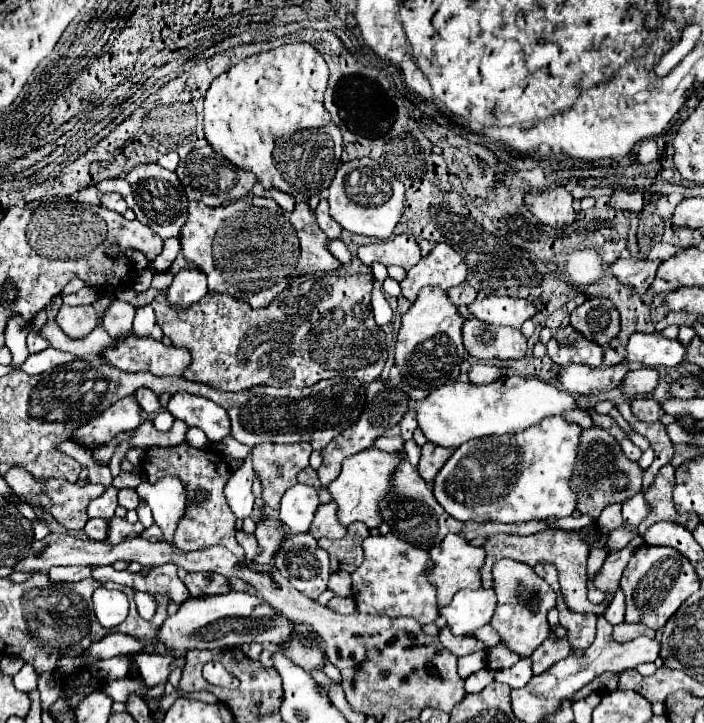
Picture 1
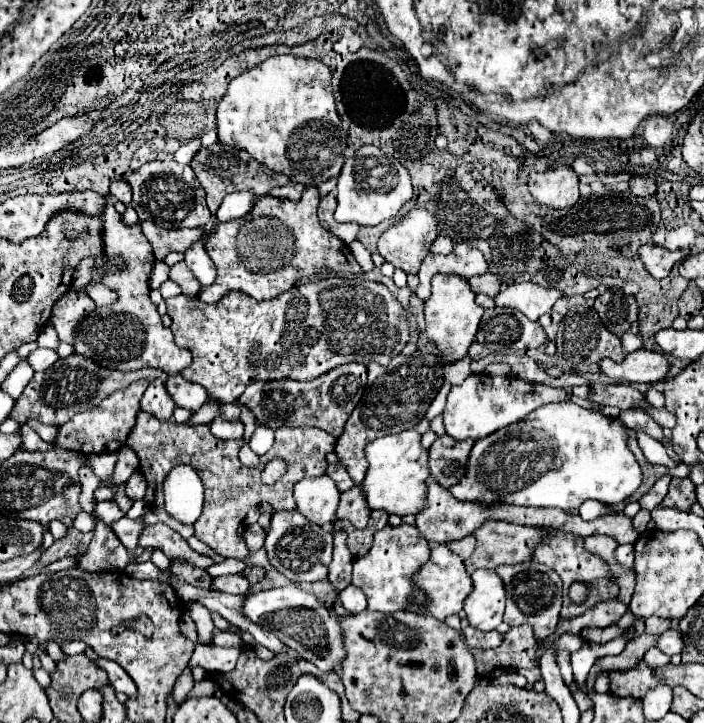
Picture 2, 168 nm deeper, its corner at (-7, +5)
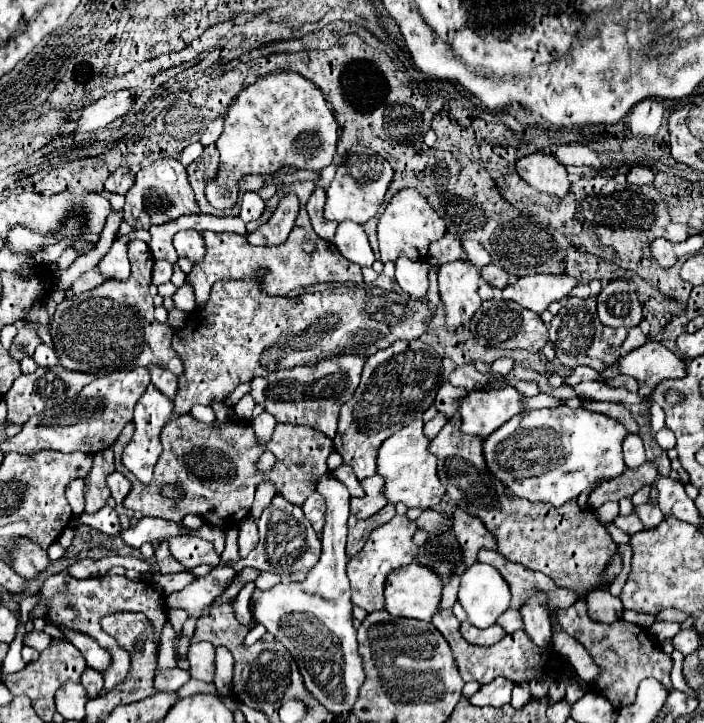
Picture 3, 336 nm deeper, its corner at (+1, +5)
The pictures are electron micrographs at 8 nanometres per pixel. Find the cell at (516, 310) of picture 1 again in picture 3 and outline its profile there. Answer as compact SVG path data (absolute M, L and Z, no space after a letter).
M537 273L519 277L519 283L511 283L503 289L503 299L511 299L523 305L529 311L543 313L553 301L561 301L569 297L571 289L579 281L567 275L553 275L553 273Z

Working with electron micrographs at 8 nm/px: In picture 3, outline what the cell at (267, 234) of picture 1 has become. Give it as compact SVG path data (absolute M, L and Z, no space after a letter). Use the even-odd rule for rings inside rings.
M303 181L303 183L293 183L293 185L285 185L285 187L279 187L279 191L265 203L265 211L263 215L253 221L253 223L247 223L247 229L255 229L259 227L259 223L267 223L269 217L273 215L273 199L281 199L281 195L293 191L297 193L299 201L301 201L301 211L299 211L299 217L295 221L295 227L289 235L289 239L279 245L279 247L255 247L255 245L249 245L247 239L243 235L235 235L235 233L213 233L213 231L201 231L201 237L205 241L205 257L201 261L197 261L197 265L193 267L193 271L187 275L187 283L193 287L193 293L195 293L195 305L197 307L205 307L207 299L209 299L209 293L215 281L219 279L241 279L241 277L249 277L253 275L259 267L269 267L269 275L265 277L263 281L263 289L265 293L269 295L279 295L279 297L285 297L289 291L297 289L297 287L307 287L307 285L315 285L315 283L333 283L333 281L339 281L339 283L363 283L363 275L361 275L361 267L351 263L351 261L345 261L337 247L321 237L317 237L317 233L313 233L313 227L311 227L311 221L307 217L307 211L305 211L305 203L309 199L309 195L313 193L315 189L315 183L311 181ZM303 241L313 241L317 245L317 251L315 253L305 253L301 243Z

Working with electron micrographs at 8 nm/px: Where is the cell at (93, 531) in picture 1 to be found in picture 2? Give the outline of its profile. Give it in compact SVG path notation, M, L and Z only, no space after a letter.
M121 517L117 521L113 521L109 525L113 529L113 533L119 537L119 541L125 545L127 551L133 551L137 547L137 537L141 533L141 529L145 527L141 519L129 519L129 517Z

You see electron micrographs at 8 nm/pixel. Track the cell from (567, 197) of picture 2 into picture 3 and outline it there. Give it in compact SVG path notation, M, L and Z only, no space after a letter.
M545 153L525 155L515 163L515 169L521 175L521 179L525 179L531 187L539 191L557 197L563 197L569 191L567 171L553 155Z

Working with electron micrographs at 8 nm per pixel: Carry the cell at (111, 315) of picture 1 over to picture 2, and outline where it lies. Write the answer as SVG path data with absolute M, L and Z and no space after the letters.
M99 283L93 287L87 285L87 295L97 303L97 307L109 307L109 305L113 305L113 301L117 301L117 295Z

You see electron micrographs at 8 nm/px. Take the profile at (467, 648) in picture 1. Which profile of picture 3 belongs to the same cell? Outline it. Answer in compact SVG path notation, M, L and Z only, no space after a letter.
M465 621L465 623L461 623L461 635L463 635L469 643L473 643L473 645L485 645L485 647L489 647L489 645L501 641L507 633L505 633L505 629L503 629L501 625L497 625L497 623L491 625L491 627L487 627L487 629L477 629L473 623Z

